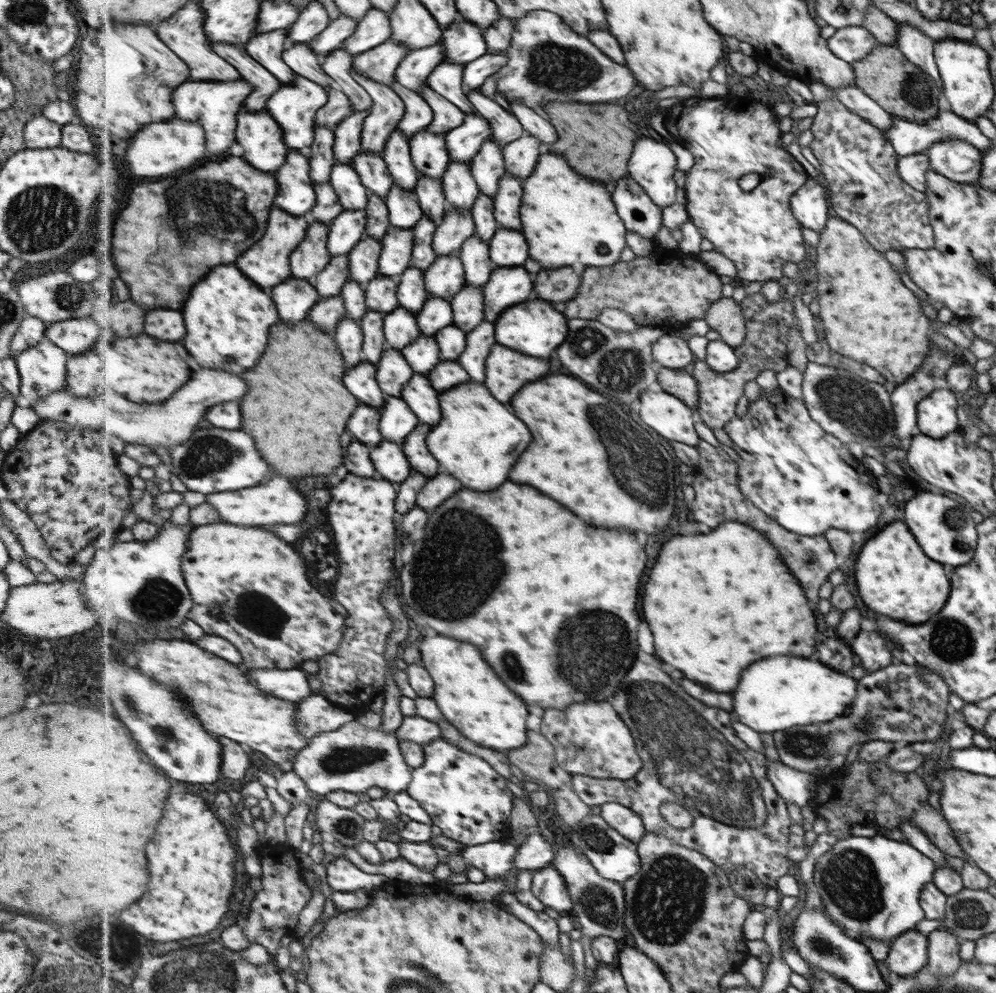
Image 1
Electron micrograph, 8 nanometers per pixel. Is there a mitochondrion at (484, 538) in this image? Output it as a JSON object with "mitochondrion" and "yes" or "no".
{"mitochondrion":"yes"}

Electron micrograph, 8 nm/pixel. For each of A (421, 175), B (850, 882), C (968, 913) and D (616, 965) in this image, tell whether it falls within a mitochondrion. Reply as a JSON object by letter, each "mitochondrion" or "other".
{"A":"other","B":"mitochondrion","C":"mitochondrion","D":"other"}

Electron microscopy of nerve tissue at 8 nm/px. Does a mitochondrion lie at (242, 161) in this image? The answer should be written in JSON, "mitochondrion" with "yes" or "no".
{"mitochondrion":"no"}

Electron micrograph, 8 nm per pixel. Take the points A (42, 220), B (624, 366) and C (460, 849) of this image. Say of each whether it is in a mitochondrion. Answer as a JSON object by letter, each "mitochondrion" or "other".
{"A":"mitochondrion","B":"mitochondrion","C":"other"}

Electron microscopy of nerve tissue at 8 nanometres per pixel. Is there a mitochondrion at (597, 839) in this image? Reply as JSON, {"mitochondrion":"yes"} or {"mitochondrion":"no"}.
{"mitochondrion":"yes"}

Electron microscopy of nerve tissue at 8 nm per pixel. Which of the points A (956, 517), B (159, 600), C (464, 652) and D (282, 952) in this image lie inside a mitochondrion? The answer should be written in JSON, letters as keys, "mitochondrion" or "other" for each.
{"A":"mitochondrion","B":"mitochondrion","C":"other","D":"other"}

